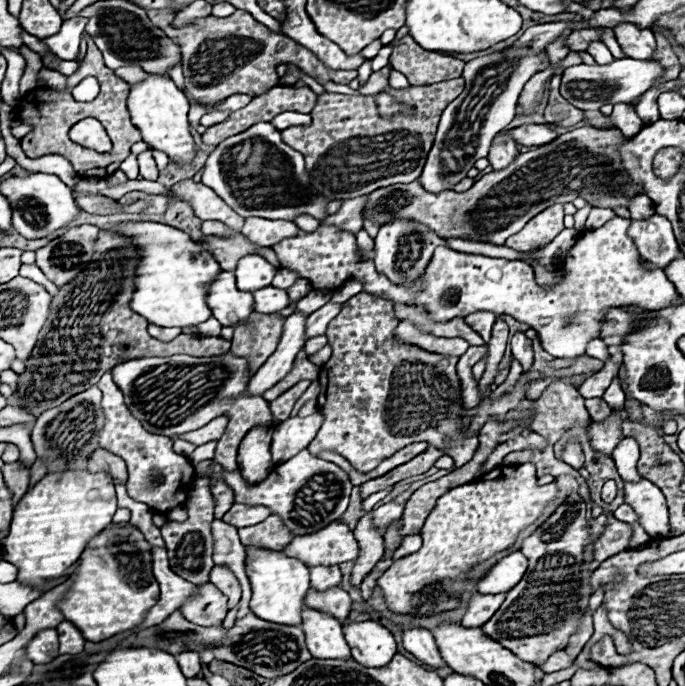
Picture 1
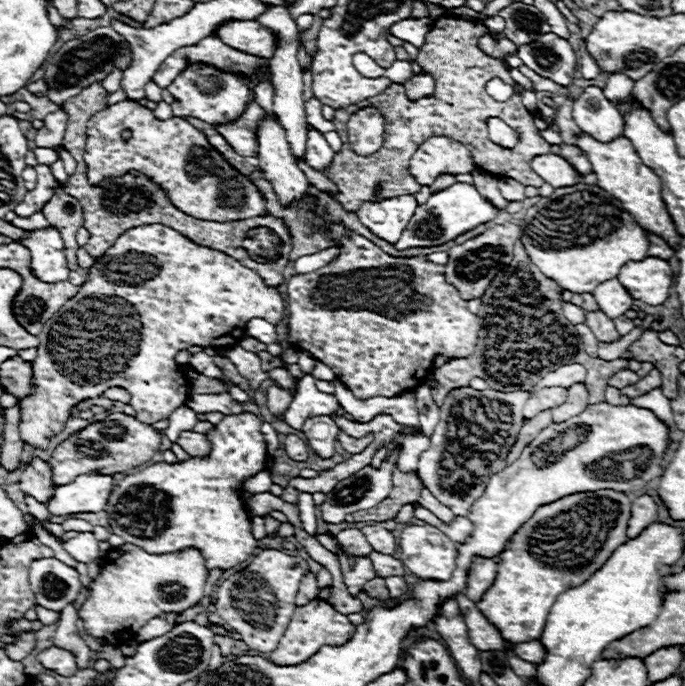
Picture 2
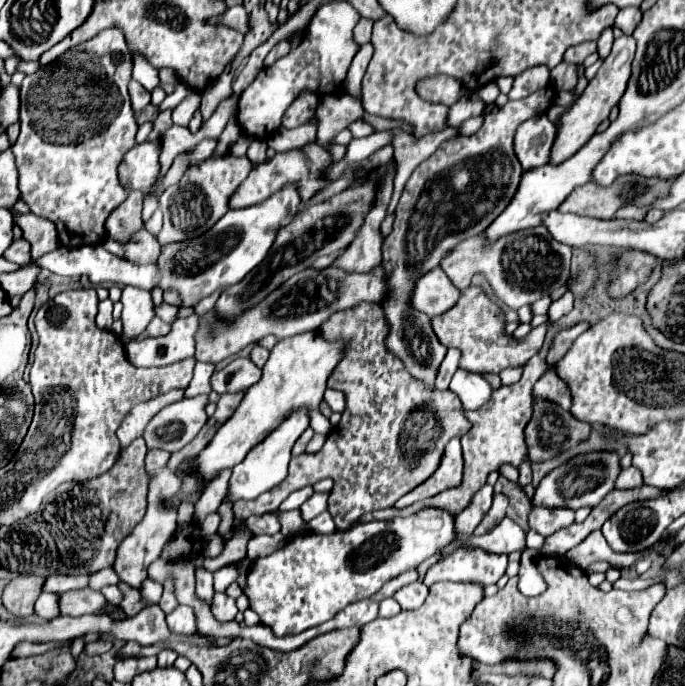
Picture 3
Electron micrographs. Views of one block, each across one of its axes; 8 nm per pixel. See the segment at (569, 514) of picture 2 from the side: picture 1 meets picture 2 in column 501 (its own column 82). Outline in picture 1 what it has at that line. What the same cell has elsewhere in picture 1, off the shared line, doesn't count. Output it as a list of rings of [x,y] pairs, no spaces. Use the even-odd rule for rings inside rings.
[[[110,524],[96,538],[92,538],[88,548],[82,552],[76,568],[76,580],[58,608],[68,622],[80,628],[86,640],[102,642],[142,624],[146,610],[150,610],[158,598],[160,590],[152,576],[152,554],[148,542],[142,538],[138,528]],[[104,586],[106,594],[100,594],[98,590],[104,590]]]

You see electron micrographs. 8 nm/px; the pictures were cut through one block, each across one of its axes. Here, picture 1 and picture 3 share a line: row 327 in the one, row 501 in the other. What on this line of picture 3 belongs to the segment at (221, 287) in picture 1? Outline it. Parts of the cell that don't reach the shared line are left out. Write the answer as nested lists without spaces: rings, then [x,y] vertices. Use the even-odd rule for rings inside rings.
[[[300,408],[298,412],[292,412],[272,434],[268,434],[258,446],[254,446],[240,464],[236,464],[232,468],[232,476],[230,476],[230,482],[228,482],[226,498],[230,498],[232,502],[236,502],[236,500],[254,500],[262,492],[278,486],[286,478],[292,446],[294,446],[294,442],[300,438],[300,434],[306,428],[308,428],[306,410]]]

